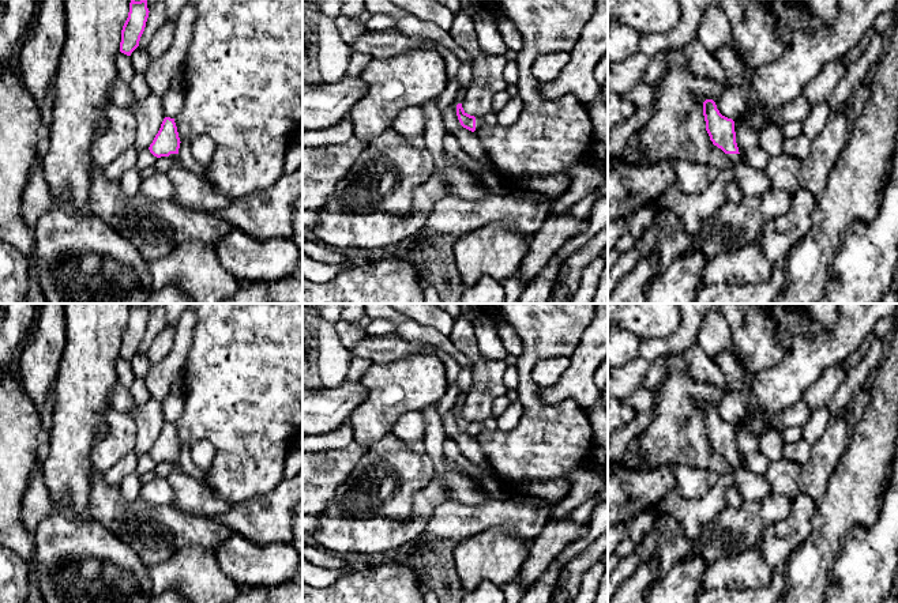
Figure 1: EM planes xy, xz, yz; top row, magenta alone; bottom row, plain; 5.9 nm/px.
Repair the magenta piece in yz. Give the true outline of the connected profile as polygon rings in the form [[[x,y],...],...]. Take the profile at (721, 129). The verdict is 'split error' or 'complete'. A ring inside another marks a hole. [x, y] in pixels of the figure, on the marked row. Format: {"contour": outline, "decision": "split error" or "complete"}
{"contour": [[[713,99],[703,102],[706,131],[714,146],[729,158],[730,166],[719,172],[707,189],[698,195],[684,195],[670,188],[658,201],[658,208],[675,212],[683,222],[685,233],[698,235],[705,222],[726,201],[726,185],[736,181],[733,166],[741,161],[736,143],[734,121],[719,113]]], "decision": "split error"}

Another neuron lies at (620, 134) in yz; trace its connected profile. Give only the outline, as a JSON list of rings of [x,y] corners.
[[[647,106],[636,108],[635,113],[625,121],[615,125],[608,135],[608,158],[623,158],[627,142],[653,116],[653,109]]]

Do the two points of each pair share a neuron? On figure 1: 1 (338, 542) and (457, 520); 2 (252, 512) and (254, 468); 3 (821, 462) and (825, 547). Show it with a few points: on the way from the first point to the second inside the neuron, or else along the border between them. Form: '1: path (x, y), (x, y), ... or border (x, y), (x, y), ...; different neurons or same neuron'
1: border (444, 500), (435, 509), (423, 532); different neurons
2: border (280, 482), (266, 493), (233, 504); different neurons
3: border (834, 470), (825, 497), (818, 505); different neurons

